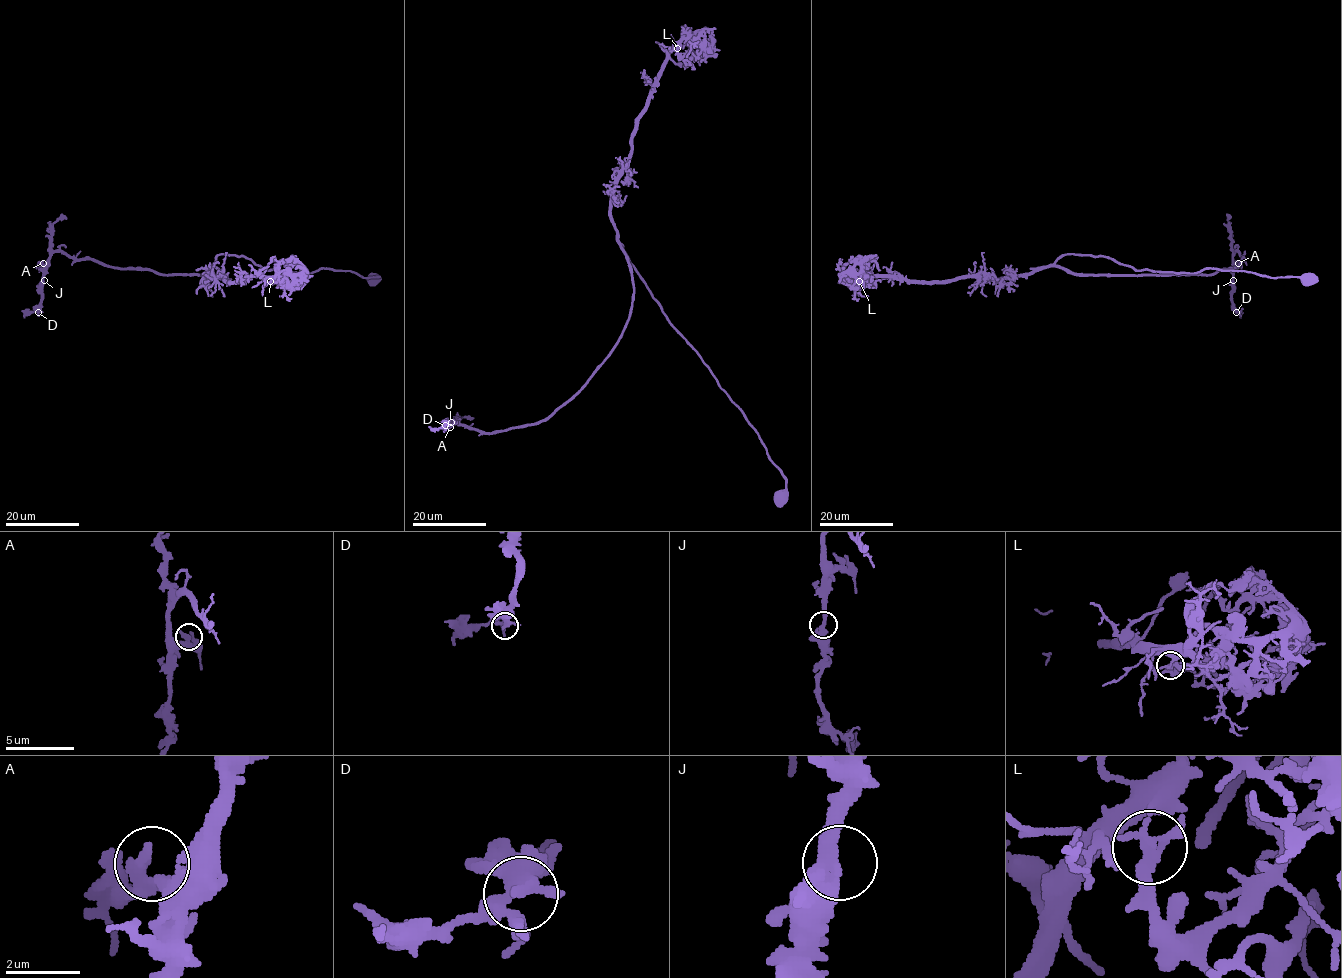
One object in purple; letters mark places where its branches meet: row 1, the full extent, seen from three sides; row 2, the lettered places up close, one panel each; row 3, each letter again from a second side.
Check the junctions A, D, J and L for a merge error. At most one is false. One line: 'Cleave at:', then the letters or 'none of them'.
Cleave at: L

